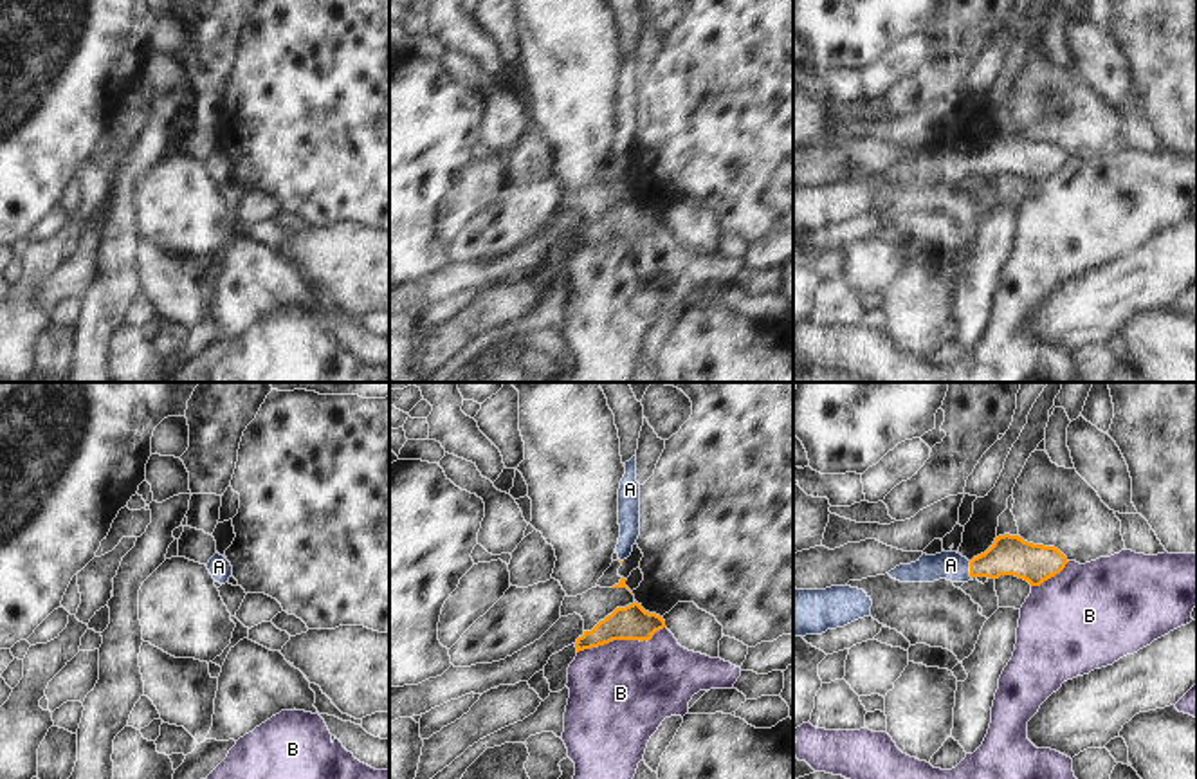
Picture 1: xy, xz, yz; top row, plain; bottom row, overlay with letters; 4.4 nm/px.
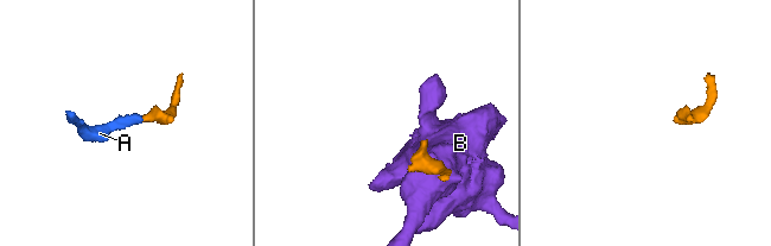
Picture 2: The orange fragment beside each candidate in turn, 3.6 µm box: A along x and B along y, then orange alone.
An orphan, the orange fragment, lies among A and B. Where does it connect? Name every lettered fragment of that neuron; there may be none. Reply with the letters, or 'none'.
A.

